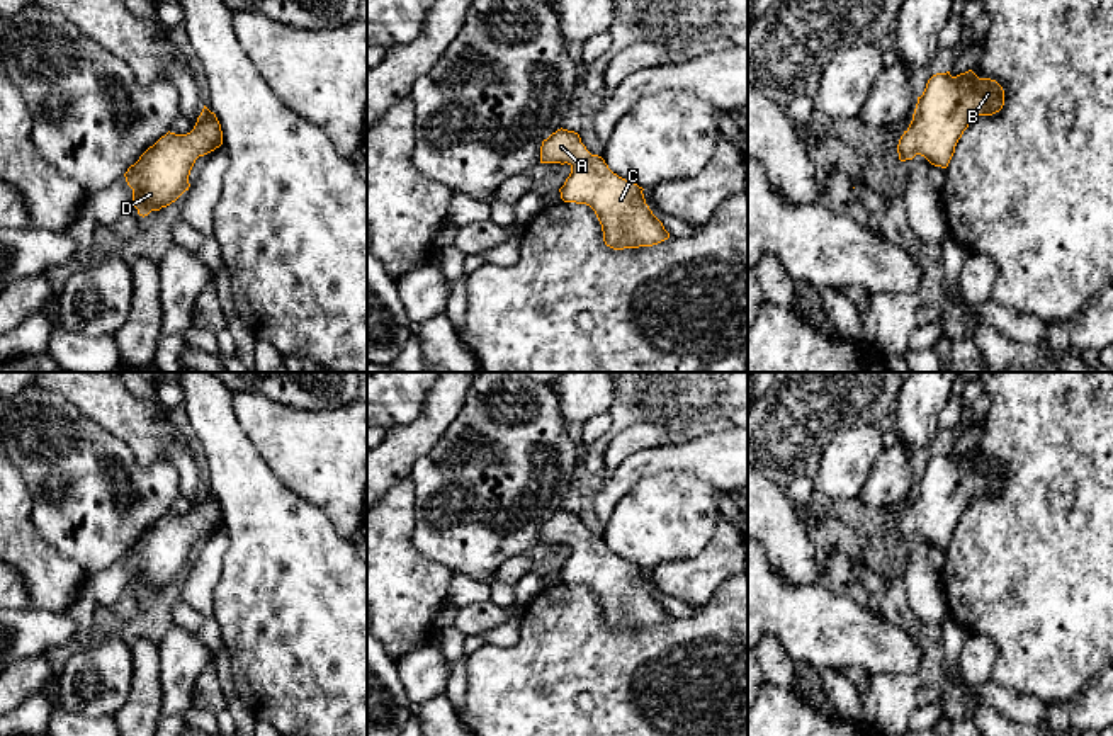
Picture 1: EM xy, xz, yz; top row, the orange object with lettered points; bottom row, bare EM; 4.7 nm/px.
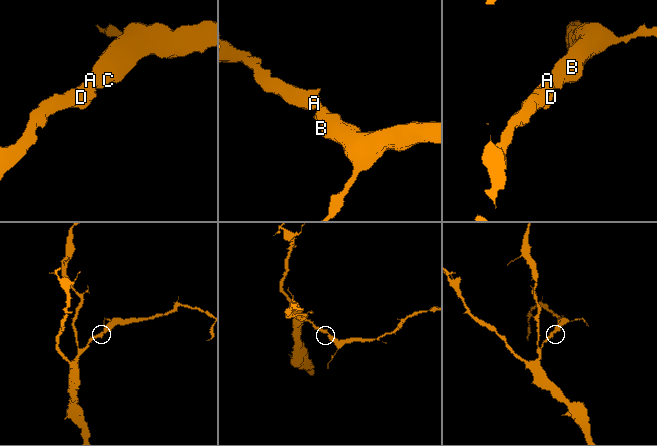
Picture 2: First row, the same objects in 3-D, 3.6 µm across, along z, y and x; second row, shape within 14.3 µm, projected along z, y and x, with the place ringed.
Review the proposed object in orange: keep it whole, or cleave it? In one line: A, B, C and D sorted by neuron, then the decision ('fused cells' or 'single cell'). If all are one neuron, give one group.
A B C D; single cell

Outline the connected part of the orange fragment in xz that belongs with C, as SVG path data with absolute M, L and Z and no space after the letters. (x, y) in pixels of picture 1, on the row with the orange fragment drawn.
M557 129L540 146L540 163L568 163L571 173L559 189L564 202L590 206L613 250L653 246L669 238L646 204L642 187L613 173L591 155L574 131Z

